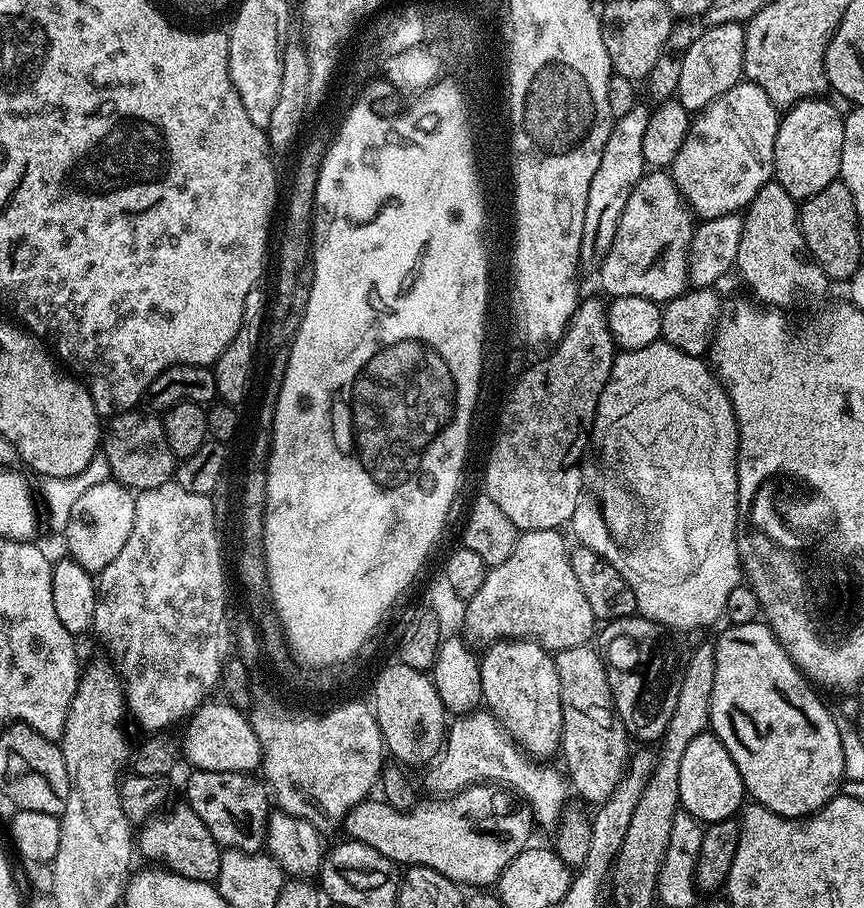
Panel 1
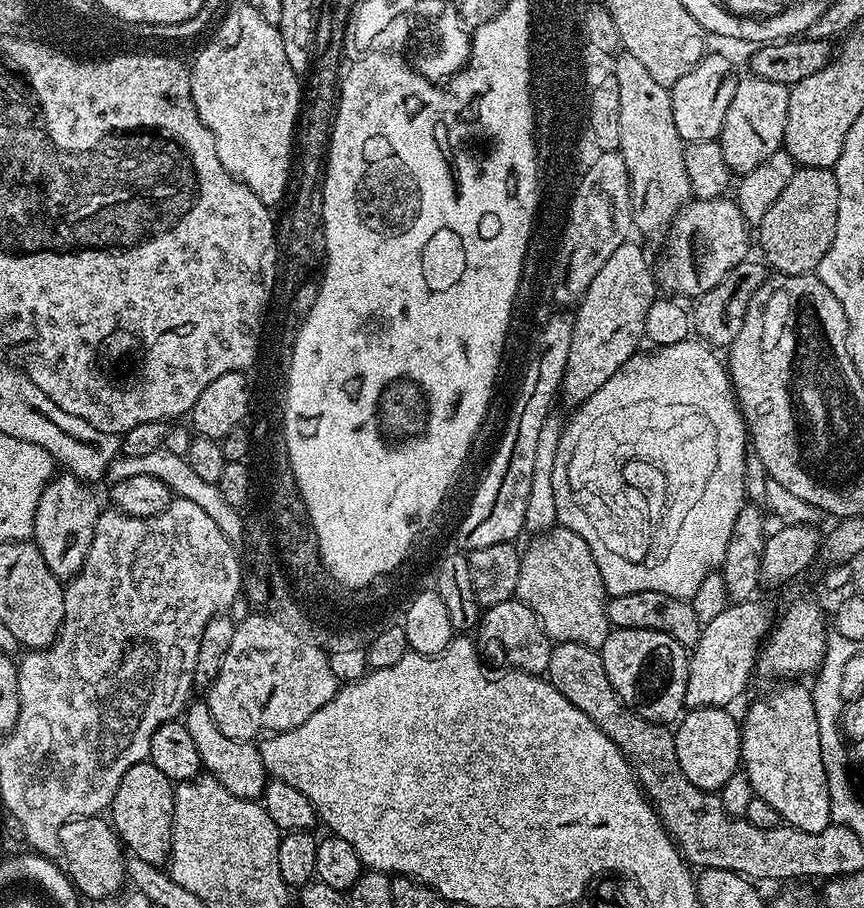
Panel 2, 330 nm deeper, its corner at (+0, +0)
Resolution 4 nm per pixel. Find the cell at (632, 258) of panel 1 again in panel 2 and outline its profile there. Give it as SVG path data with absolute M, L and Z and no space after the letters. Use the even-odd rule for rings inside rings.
M735 199L689 200L668 229L668 249L660 260L660 268L658 264L659 283L680 298L698 298L706 294L706 290L714 290L738 262L749 259L748 232L750 226L742 218Z

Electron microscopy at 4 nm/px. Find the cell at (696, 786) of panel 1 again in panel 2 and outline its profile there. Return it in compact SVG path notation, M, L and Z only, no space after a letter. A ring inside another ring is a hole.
M694 708L685 711L674 728L676 749L678 750L678 766L682 766L682 774L686 774L686 778L690 778L690 782L694 782L694 786L698 786L707 792L719 793L720 787L726 782L730 782L730 778L742 764L740 759L742 724L737 717L735 720L730 713L731 711L728 708Z

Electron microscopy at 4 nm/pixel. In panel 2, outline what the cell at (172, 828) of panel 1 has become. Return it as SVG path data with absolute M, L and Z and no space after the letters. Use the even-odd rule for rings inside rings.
M151 762L135 764L122 774L122 782L118 782L118 790L110 805L110 823L116 829L125 849L131 855L142 858L142 862L150 862L157 866L169 863L172 854L172 819L174 818L173 781L158 770Z

